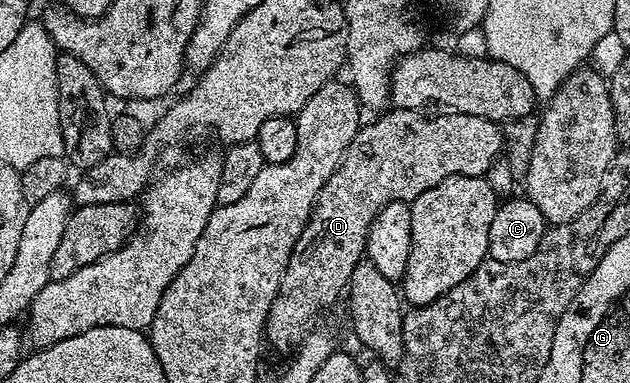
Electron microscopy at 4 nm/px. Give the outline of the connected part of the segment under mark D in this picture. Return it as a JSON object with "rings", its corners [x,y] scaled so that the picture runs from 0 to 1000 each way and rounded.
{"rings":[[[621,282],[603,295],[597,319],[571,326],[538,436],[500,514],[494,572],[459,668],[443,770],[424,817],[425,906],[463,916],[490,867],[500,825],[537,778],[540,786],[560,700],[578,671],[586,595],[611,533],[649,533],[713,460],[765,465],[800,399],[802,350],[784,319],[721,292],[697,292],[692,308],[675,300],[663,287]]]}

